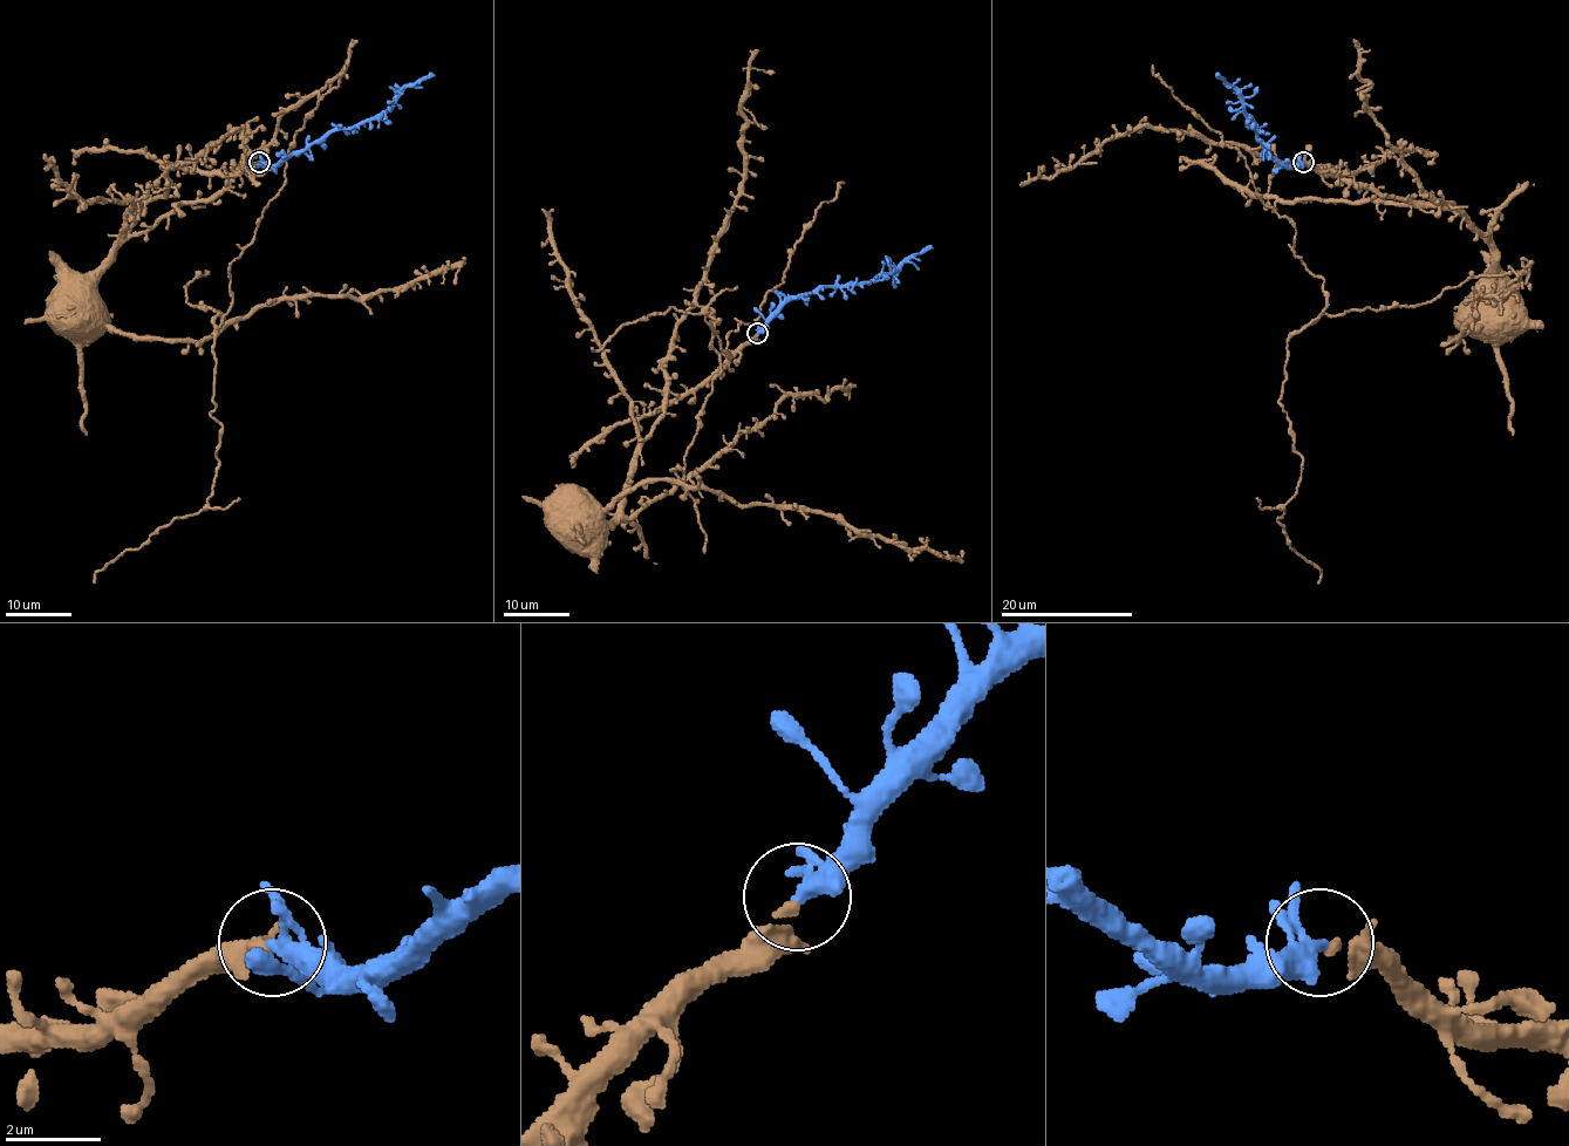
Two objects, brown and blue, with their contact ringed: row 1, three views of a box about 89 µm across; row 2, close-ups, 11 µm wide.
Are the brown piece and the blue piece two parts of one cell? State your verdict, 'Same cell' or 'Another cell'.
Same cell

